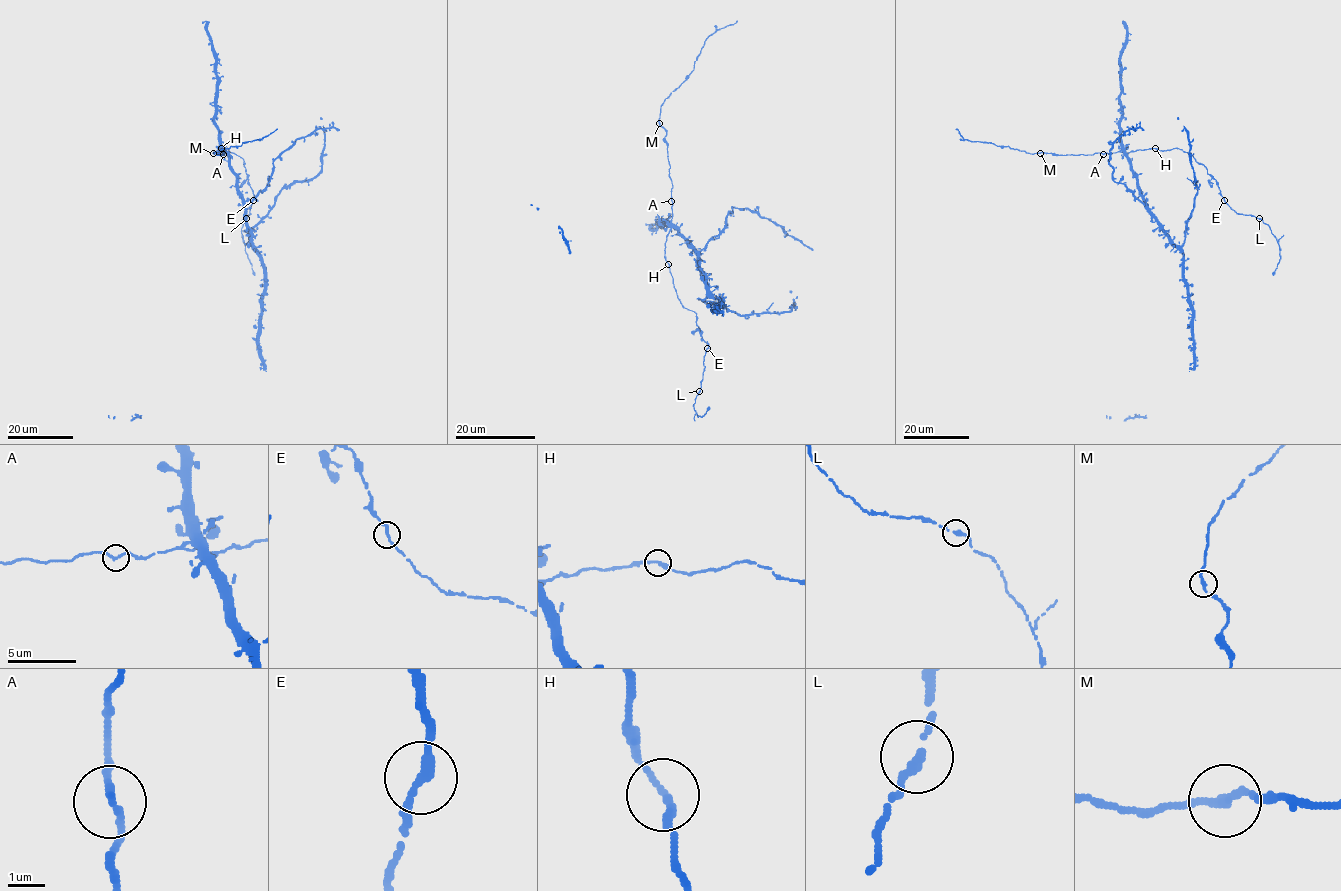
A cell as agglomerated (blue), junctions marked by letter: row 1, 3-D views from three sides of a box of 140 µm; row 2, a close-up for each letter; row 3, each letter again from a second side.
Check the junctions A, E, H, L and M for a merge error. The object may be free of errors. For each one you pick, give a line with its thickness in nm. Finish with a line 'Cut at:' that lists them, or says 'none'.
Cut at: none

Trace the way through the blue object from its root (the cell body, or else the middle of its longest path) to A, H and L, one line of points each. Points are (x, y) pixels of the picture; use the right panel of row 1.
A: (1157, 219), (1146, 204), (1130, 159), (1121, 150), (1103, 154)
H: (1157, 219), (1146, 204), (1138, 175), (1125, 152), (1155, 148)
L: (1157, 219), (1125, 152), (1151, 148), (1189, 152), (1216, 180), (1231, 209), (1259, 218)

